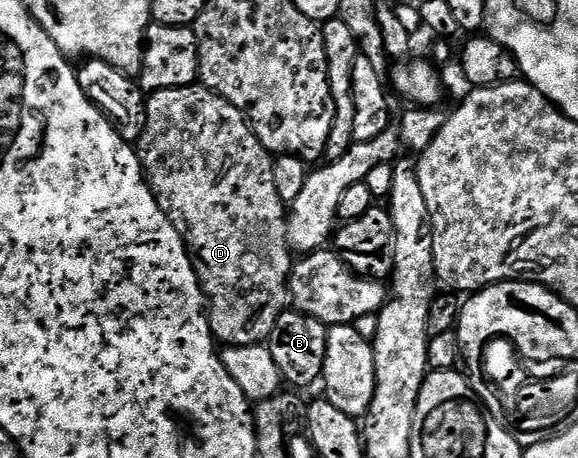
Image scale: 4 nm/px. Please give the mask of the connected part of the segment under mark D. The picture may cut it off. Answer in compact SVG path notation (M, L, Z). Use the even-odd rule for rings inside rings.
M194 83L189 88L171 88L151 93L146 100L148 113L146 126L142 130L138 141L138 155L140 164L144 168L144 175L149 186L152 187L154 198L158 206L170 218L170 222L178 230L188 248L188 256L192 259L192 269L204 291L208 324L212 328L212 335L224 346L250 346L251 344L264 344L268 339L270 330L274 330L274 322L283 314L290 304L288 295L288 277L292 274L294 253L288 247L288 218L286 215L286 200L280 197L280 188L276 185L276 168L272 165L273 153L267 152L262 142L247 118L240 113L229 100L211 92L209 88Z

